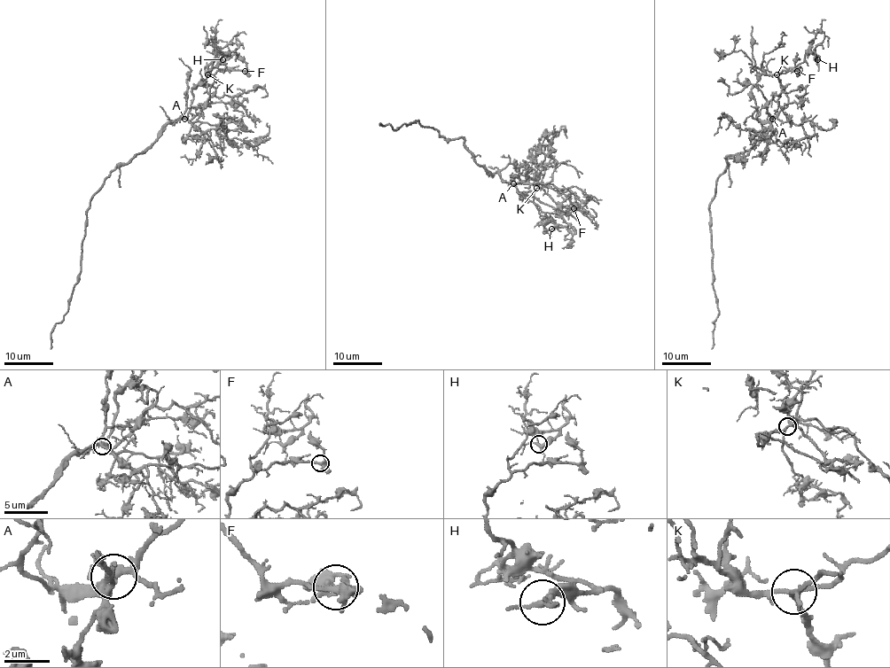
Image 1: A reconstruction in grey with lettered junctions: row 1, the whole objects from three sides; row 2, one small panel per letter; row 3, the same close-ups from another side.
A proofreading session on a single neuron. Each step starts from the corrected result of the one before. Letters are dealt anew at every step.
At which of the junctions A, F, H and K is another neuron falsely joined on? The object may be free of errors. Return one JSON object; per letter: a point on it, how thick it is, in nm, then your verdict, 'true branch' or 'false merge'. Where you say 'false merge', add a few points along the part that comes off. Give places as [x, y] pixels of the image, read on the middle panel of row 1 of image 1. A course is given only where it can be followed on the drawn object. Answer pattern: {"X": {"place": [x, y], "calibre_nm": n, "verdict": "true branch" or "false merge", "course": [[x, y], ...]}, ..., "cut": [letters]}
{"A": {"place": [513, 183], "calibre_nm": 280, "verdict": "true branch"}, "F": {"place": [573, 208], "calibre_nm": 320, "verdict": "true branch"}, "H": {"place": [551, 229], "calibre_nm": 220, "verdict": "true branch"}, "K": {"place": [536, 188], "calibre_nm": 200, "verdict": "true branch"}, "cut": []}

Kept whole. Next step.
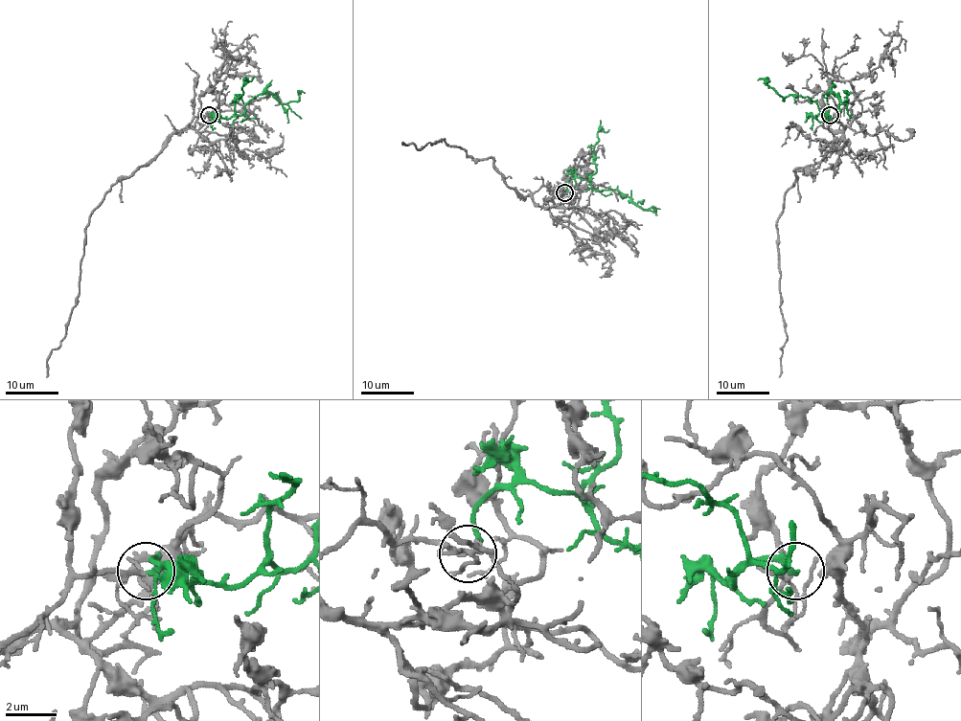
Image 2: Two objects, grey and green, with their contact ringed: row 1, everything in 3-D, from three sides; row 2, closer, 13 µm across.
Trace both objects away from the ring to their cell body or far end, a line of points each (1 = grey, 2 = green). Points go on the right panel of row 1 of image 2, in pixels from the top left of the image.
1: (830, 115), (823, 123), (834, 147), (795, 169), (776, 227), (787, 338), (779, 376)
2: (830, 115), (816, 119), (827, 115), (827, 94), (847, 101), (843, 90)

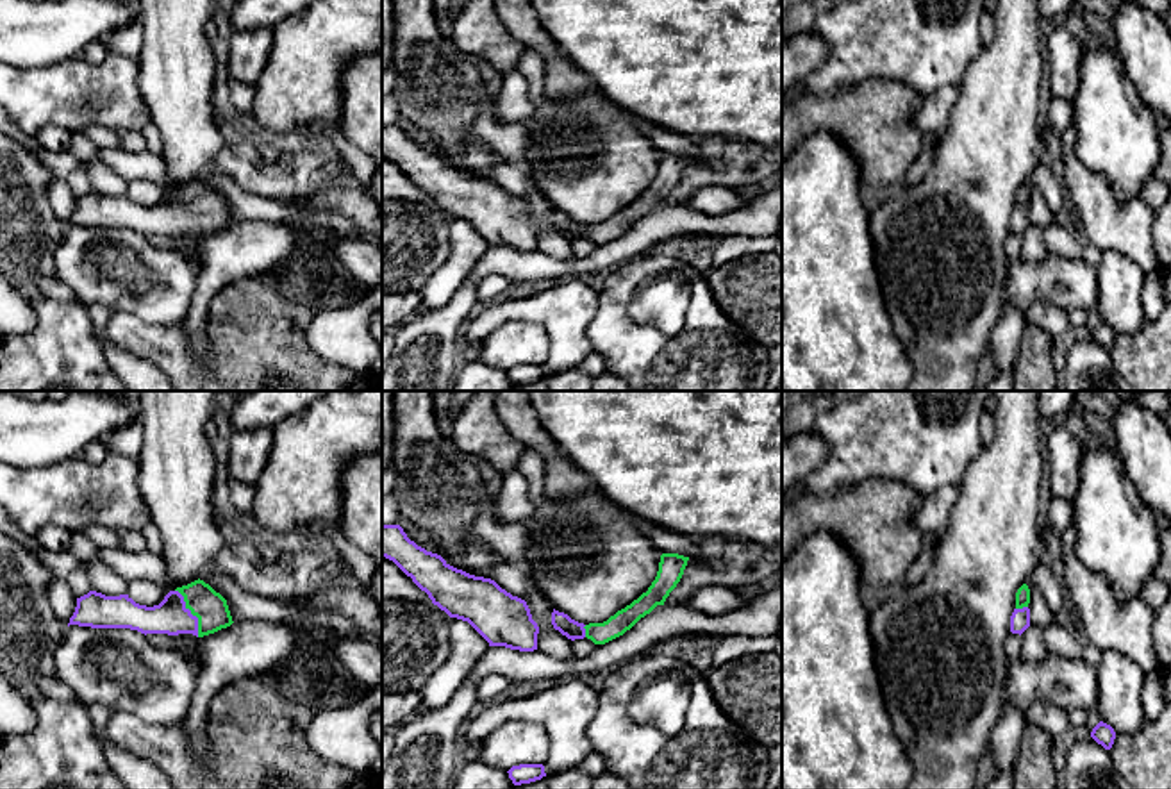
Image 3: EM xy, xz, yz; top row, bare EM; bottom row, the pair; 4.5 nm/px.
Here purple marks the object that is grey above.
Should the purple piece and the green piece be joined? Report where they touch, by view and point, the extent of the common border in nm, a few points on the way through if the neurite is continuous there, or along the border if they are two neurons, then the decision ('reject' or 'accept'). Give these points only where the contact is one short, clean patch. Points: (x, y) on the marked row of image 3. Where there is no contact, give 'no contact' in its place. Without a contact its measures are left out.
meets purple in xy at (190, 613); contact 240 nm long; runs through xy (170, 616), (190, 613), (211, 609); accept

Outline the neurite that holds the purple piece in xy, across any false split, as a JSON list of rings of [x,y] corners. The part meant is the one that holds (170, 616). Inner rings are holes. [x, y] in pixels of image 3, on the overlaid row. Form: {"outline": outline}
{"outline": [[[203,580],[170,591],[159,605],[136,603],[129,594],[105,596],[96,591],[77,598],[70,625],[91,628],[130,628],[141,634],[193,634],[203,637],[230,627],[227,600]]]}

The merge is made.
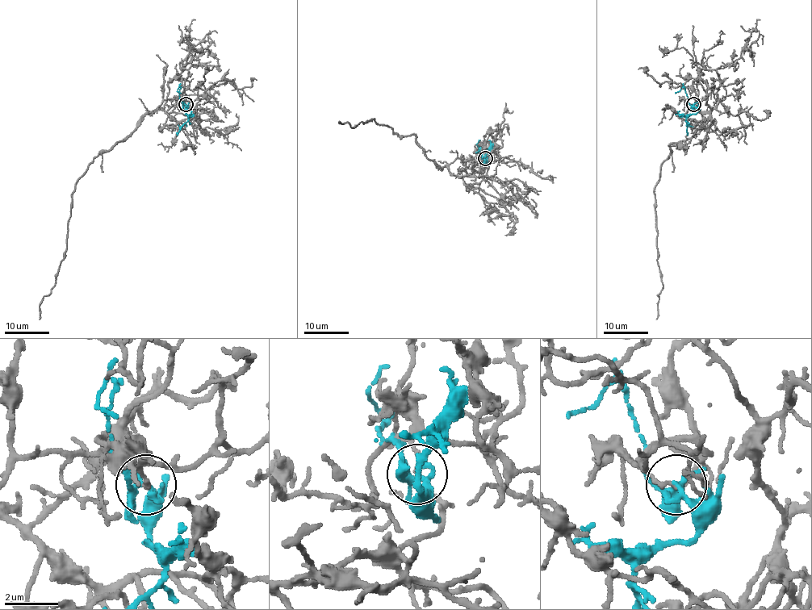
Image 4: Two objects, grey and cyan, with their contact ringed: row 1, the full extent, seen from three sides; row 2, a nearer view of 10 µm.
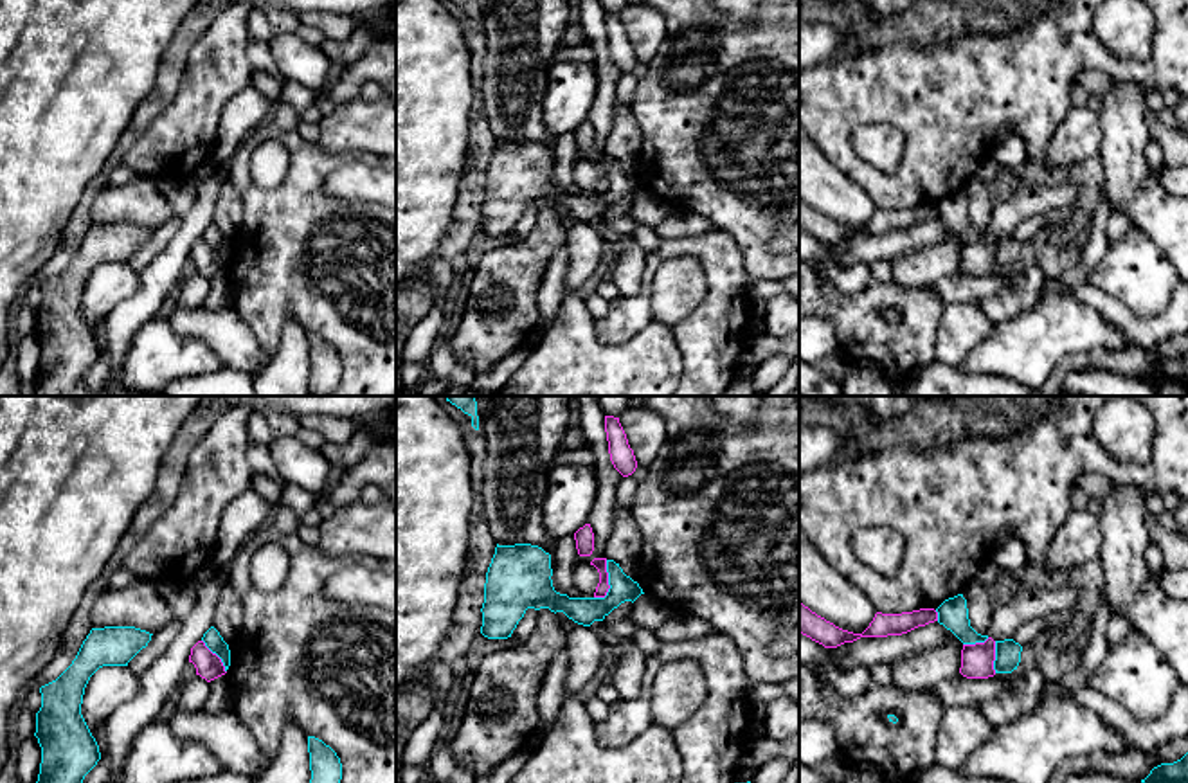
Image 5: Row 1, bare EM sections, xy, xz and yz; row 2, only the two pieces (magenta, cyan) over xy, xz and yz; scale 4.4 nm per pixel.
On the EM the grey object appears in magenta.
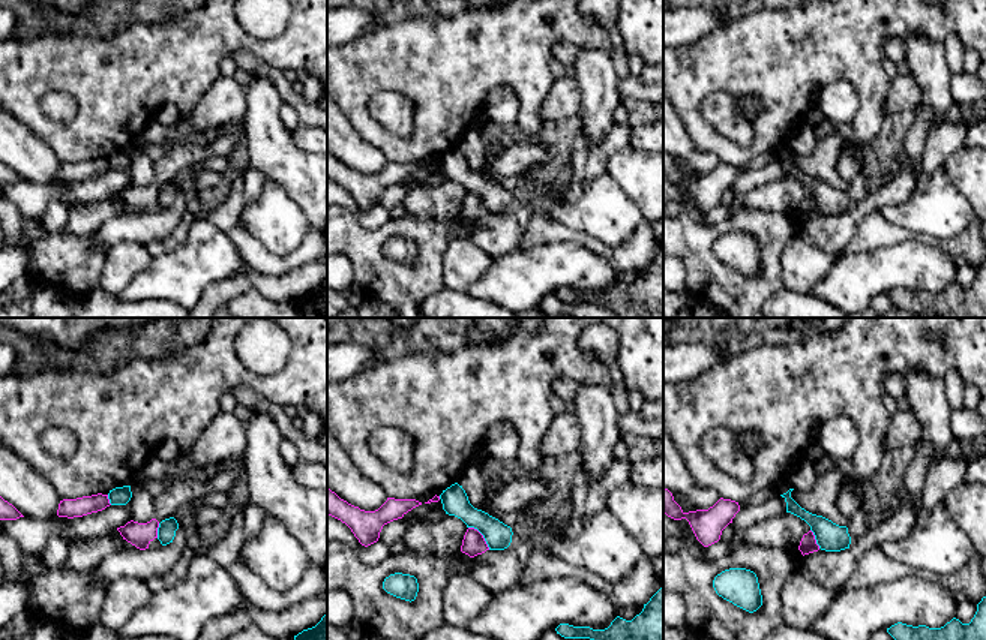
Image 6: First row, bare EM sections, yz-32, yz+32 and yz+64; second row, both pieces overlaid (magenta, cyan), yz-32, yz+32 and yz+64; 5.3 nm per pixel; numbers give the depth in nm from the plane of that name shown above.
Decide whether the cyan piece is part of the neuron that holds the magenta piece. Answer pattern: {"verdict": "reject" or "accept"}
{"verdict": "reject"}

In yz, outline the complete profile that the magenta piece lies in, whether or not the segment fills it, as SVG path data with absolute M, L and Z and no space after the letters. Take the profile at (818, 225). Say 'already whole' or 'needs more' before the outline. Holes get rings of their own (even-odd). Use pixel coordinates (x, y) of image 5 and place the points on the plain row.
already whole | M799 198L799 230L823 241L824 245L837 245L860 234L902 232L934 218L938 218L938 209L934 205L920 205L902 211L877 209L862 230L853 230L826 218Z

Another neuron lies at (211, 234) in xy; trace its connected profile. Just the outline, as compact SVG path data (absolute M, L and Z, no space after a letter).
M211 223L211 225L203 230L202 238L205 239L205 243L207 243L212 250L216 250L216 252L221 256L221 259L223 259L223 263L225 263L225 268L227 268L229 263L230 263L230 247L229 247L229 241L227 241L227 239L223 238L223 234L220 232L220 229L218 229L214 223Z

